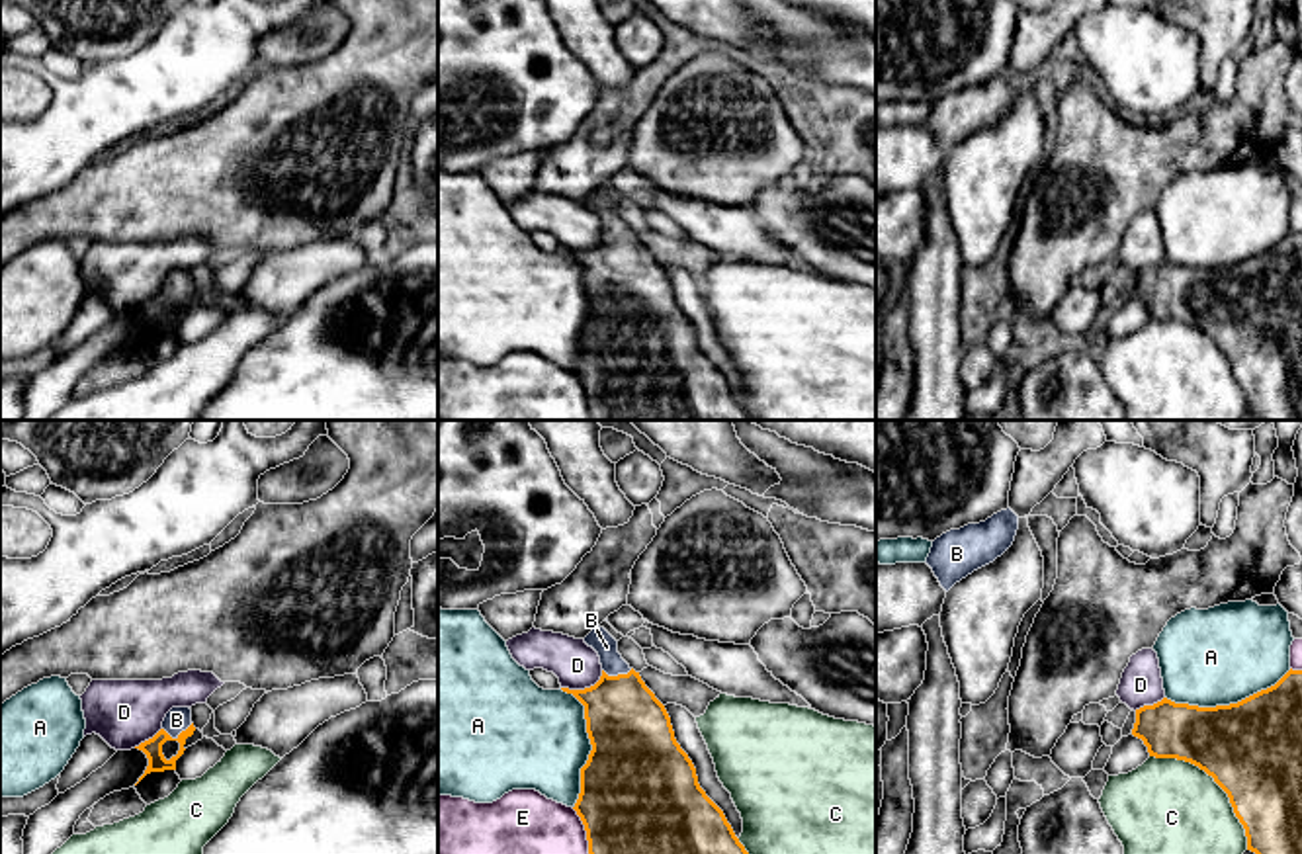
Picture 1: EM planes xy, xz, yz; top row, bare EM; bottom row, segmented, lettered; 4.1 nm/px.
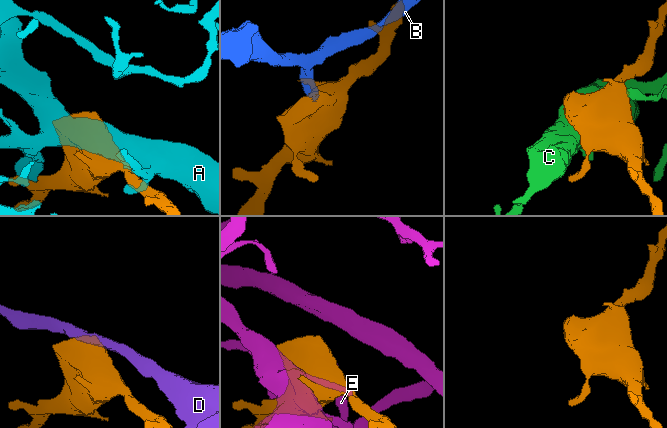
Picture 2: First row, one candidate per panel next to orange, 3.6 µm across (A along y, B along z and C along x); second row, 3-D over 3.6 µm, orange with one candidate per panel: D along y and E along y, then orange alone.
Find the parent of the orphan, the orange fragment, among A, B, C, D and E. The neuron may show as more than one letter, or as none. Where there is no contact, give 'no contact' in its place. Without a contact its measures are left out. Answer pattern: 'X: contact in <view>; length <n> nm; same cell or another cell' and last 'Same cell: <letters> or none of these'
A: contact in xz; length 500 nm; another cell
B: contact in xy; length 130 nm; same cell
C: contact in yz; length 550 nm; another cell
D: contact in xz; length 190 nm; another cell
E: contact in xz; length 220 nm; another cell
Same cell: B

